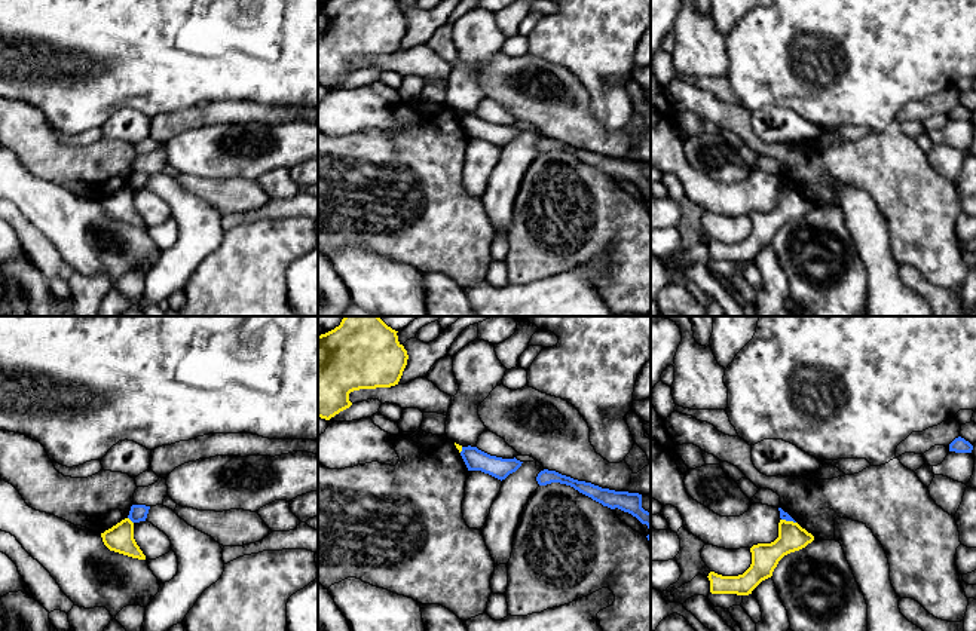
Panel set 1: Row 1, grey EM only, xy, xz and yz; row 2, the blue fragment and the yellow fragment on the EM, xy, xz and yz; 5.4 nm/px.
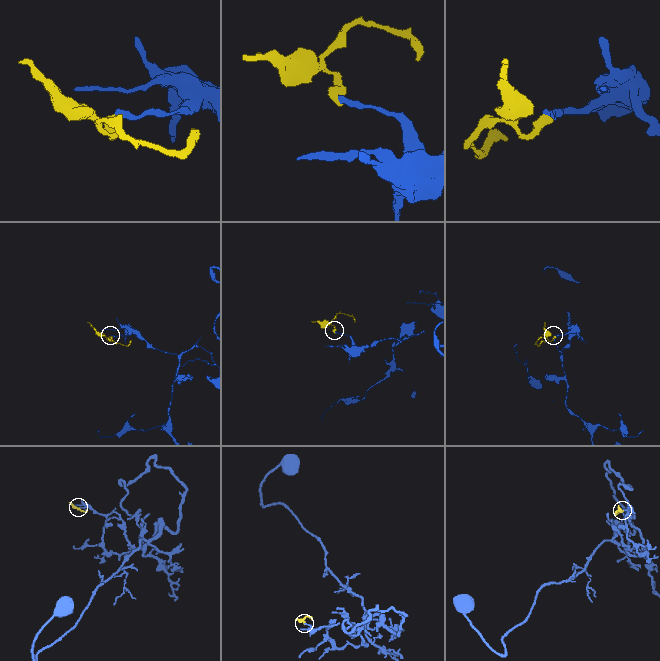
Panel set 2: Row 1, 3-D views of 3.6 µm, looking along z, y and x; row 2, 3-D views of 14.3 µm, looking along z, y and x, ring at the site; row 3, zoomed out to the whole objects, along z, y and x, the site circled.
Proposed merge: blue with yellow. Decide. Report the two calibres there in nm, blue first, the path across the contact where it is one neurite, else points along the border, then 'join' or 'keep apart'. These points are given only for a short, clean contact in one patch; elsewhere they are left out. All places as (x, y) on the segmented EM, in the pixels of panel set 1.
100/150 nm | along xy (128, 517), (132, 523) | keep apart

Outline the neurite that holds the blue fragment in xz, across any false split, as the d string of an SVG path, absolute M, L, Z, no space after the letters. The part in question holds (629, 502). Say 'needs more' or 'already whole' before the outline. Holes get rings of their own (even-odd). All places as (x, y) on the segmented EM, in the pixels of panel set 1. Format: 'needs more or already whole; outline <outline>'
already whole; outline M544 469L538 474L536 481L539 485L547 485L551 483L560 483L573 487L579 493L591 497L593 500L608 506L611 509L621 509L624 512L636 517L642 524L646 524L649 534L646 536L651 545L651 512L642 508L642 494L628 491L615 491L609 488L602 488L591 483L578 481L570 477L562 475L556 471Z

